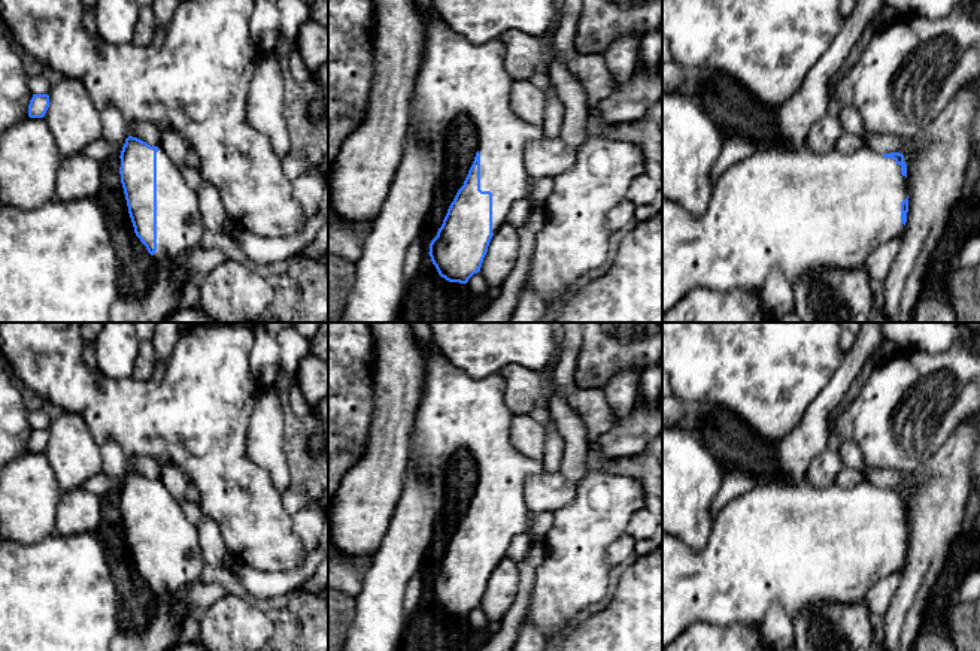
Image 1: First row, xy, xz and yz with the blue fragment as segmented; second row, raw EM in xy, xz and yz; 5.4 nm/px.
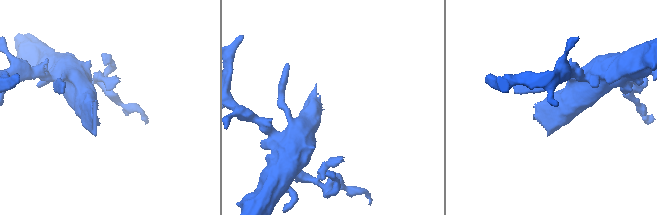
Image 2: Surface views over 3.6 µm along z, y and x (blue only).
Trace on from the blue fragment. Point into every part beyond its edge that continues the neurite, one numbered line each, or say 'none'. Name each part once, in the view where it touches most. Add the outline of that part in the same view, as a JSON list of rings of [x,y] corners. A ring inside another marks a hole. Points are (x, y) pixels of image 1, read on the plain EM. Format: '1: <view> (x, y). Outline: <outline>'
1: xy (179, 560). Outline: [[[161,481],[157,487],[157,585],[152,590],[158,597],[164,593],[175,593],[200,579],[206,563],[203,558],[197,526],[182,512],[180,505],[173,499]]]

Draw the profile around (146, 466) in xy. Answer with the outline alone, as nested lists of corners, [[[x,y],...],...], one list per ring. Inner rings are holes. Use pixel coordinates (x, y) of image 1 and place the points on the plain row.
[[[130,457],[128,467],[130,470],[140,473],[151,481],[161,479],[161,466],[151,457]]]

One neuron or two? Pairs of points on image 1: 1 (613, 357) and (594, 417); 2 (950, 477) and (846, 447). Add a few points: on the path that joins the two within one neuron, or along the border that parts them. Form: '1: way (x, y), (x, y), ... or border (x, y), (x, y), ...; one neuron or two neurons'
1: border (578, 363), (575, 382), (579, 387), (601, 390); two neurons
2: border (865, 466), (862, 475); two neurons

